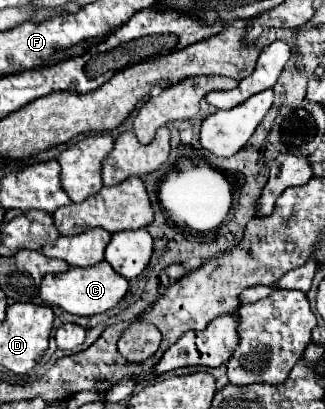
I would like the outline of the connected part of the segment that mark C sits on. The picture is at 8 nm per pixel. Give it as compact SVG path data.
M99 262L87 268L71 266L67 272L61 272L61 274L45 274L41 280L39 298L45 304L61 306L69 314L93 316L93 314L101 314L113 308L127 294L127 288L129 284L123 276L119 276L107 262Z

